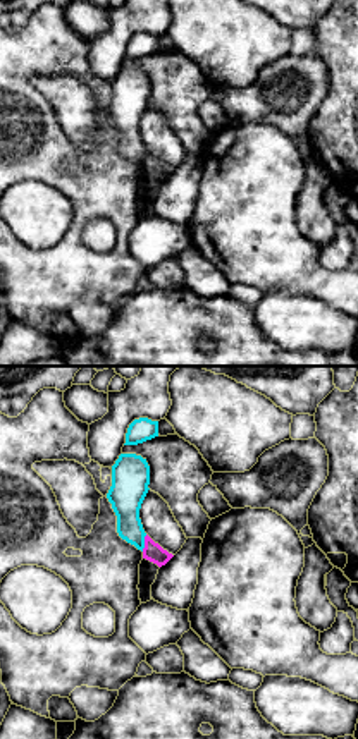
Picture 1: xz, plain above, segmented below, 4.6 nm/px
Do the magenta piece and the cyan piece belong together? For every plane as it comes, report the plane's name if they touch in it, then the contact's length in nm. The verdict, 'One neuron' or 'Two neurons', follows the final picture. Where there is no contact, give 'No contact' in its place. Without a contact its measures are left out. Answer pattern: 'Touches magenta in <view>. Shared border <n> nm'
Touches magenta in xz. Shared border 80 nm

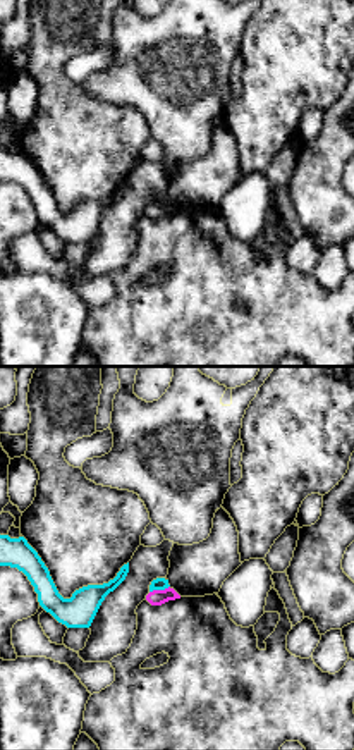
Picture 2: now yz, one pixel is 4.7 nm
Touches magenta in yz. Shared border 100 nm

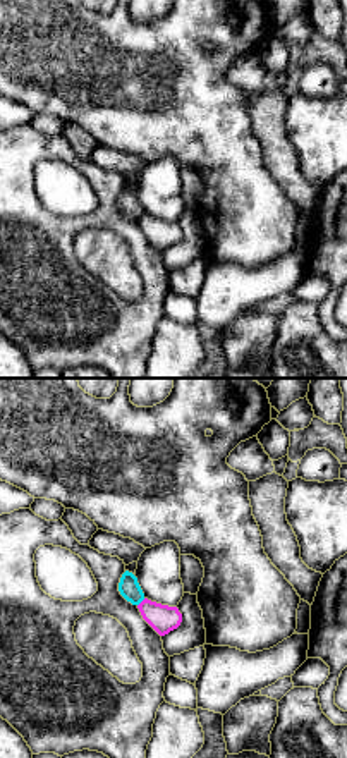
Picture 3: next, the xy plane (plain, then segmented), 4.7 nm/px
Touches magenta in xy. Shared border 50 nm

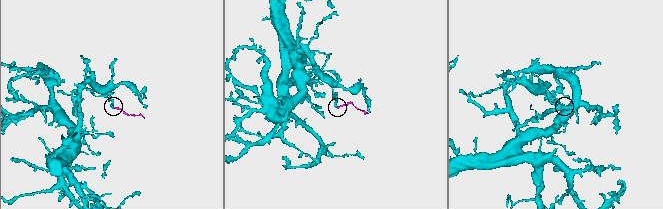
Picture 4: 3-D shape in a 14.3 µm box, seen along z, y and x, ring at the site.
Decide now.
Two neurons

